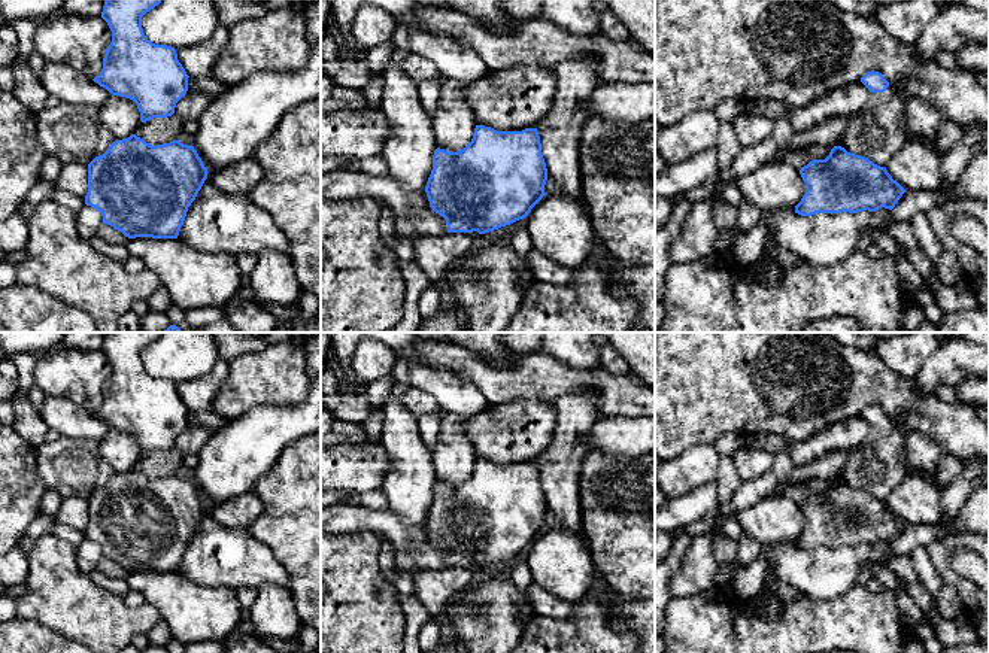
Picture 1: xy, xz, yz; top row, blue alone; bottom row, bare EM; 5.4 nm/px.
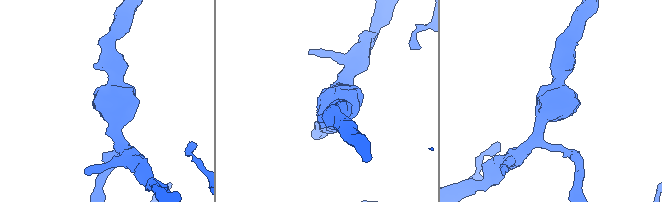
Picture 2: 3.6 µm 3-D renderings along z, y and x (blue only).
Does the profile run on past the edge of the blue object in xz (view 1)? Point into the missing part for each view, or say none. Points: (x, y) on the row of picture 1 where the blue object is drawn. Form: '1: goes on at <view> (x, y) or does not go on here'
1: does not go on here

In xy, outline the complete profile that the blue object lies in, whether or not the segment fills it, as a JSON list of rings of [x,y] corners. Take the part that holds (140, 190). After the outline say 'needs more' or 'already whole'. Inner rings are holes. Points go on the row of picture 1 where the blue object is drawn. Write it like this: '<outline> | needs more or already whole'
[[[131,134],[115,140],[103,155],[88,164],[85,204],[101,213],[103,224],[128,239],[178,239],[188,207],[207,179],[207,173],[192,145],[173,140],[152,146]]] | already whole

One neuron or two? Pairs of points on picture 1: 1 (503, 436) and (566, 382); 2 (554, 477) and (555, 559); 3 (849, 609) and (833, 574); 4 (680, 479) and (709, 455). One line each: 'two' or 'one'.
1: two
2: two
3: two
4: one

